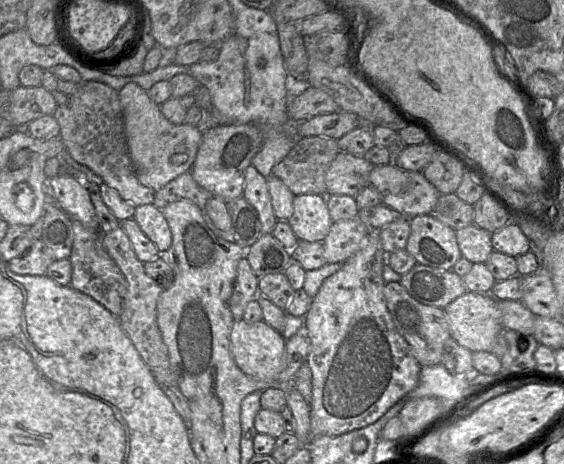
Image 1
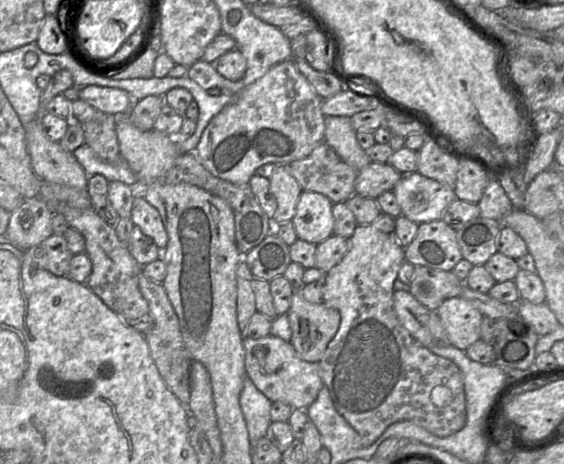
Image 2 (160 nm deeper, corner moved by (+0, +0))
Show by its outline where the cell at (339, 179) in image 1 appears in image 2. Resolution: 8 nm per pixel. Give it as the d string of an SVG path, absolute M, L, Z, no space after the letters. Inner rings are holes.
M371 161L358 171L355 180L355 193L376 199L385 191L392 191L403 174L389 163Z

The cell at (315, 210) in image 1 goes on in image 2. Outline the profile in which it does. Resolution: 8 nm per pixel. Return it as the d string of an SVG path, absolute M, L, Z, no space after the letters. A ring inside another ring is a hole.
M303 190L291 220L298 239L318 245L334 234L333 204L321 193Z

